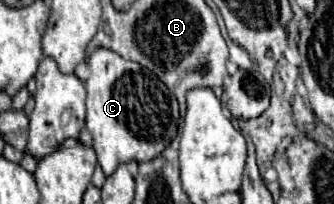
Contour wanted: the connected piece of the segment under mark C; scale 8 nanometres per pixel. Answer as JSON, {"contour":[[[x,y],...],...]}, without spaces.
{"contour":[[[99,48],[87,62],[91,68],[91,76],[85,82],[87,130],[93,136],[93,148],[105,176],[111,176],[119,164],[127,164],[131,160],[149,162],[157,158],[177,136],[177,98],[153,72],[111,50]]]}

